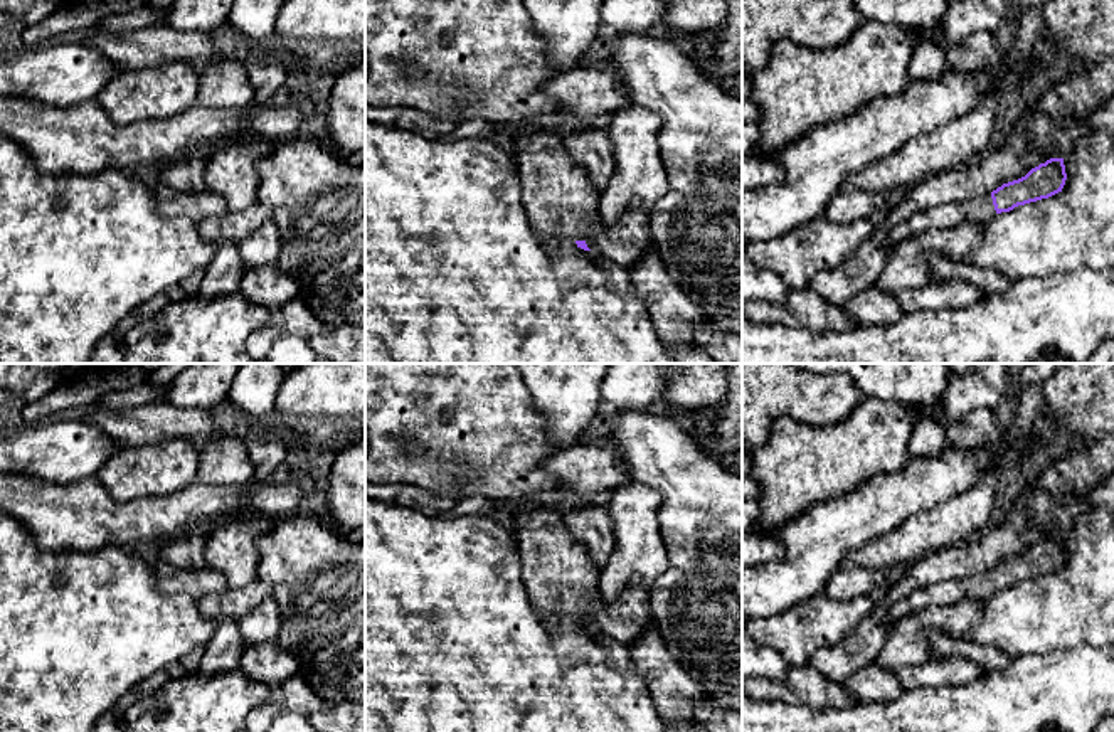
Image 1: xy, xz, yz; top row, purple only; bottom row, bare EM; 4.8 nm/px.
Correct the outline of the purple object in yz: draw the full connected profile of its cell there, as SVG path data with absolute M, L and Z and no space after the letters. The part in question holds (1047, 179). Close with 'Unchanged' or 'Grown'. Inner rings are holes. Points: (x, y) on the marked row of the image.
M1050 158L1032 168L1025 177L1003 183L991 194L915 212L910 219L892 229L887 242L895 246L931 229L947 229L961 224L983 225L996 214L1010 212L1018 205L1062 192L1065 180L1064 158Z. Grown

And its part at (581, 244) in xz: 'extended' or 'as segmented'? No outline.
extended

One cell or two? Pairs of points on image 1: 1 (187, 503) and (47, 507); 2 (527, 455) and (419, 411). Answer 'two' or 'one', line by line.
1: one
2: one

